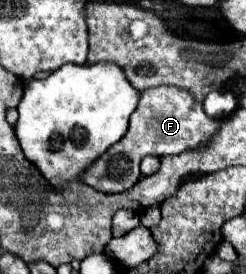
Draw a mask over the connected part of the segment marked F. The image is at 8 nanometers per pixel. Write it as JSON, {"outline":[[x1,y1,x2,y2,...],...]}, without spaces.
{"outline":[[154,87,142,93,142,99,136,107,136,111,130,117,130,127,126,135,112,145,92,167,82,171,82,181,102,193,116,193,116,191,128,191,138,181,138,167,140,161,146,155,180,155,188,149,204,147,210,137,216,135,216,129,220,127,218,117,210,117,204,113,202,103,196,103,188,95,188,91,180,91,178,87]]}

